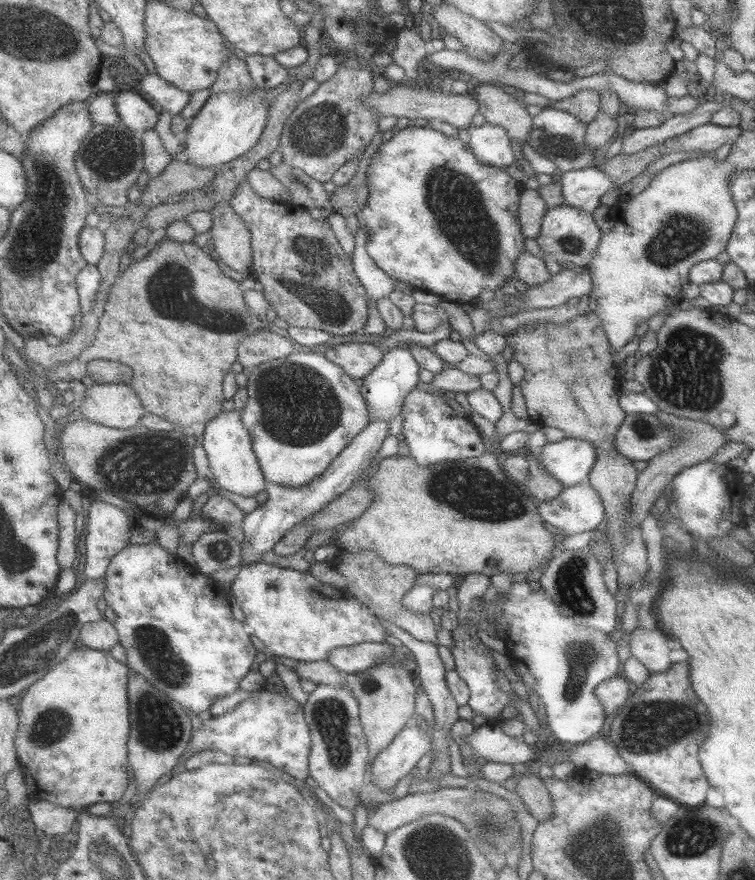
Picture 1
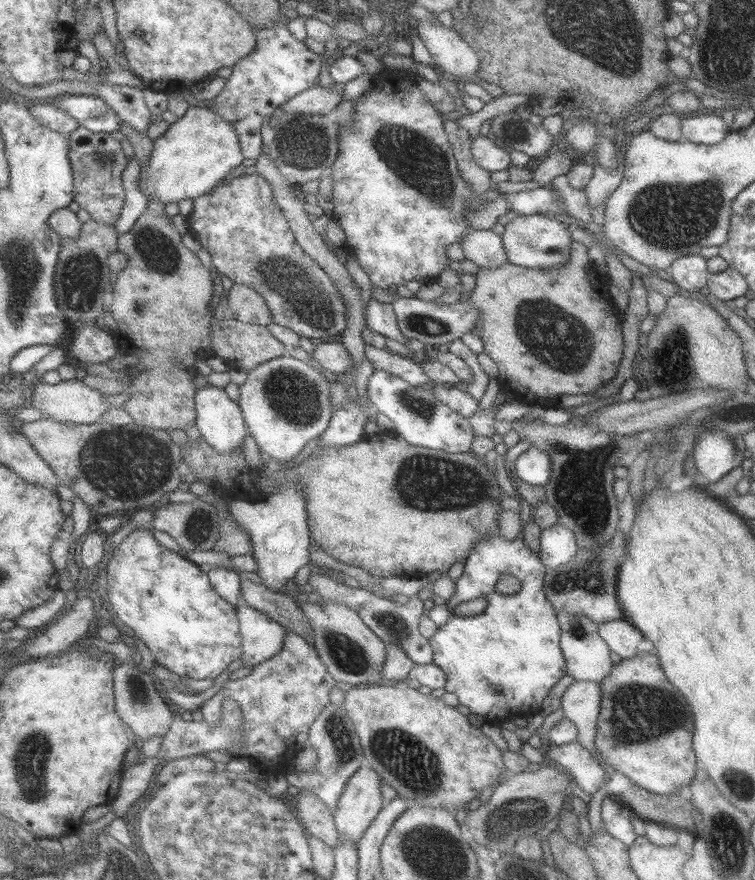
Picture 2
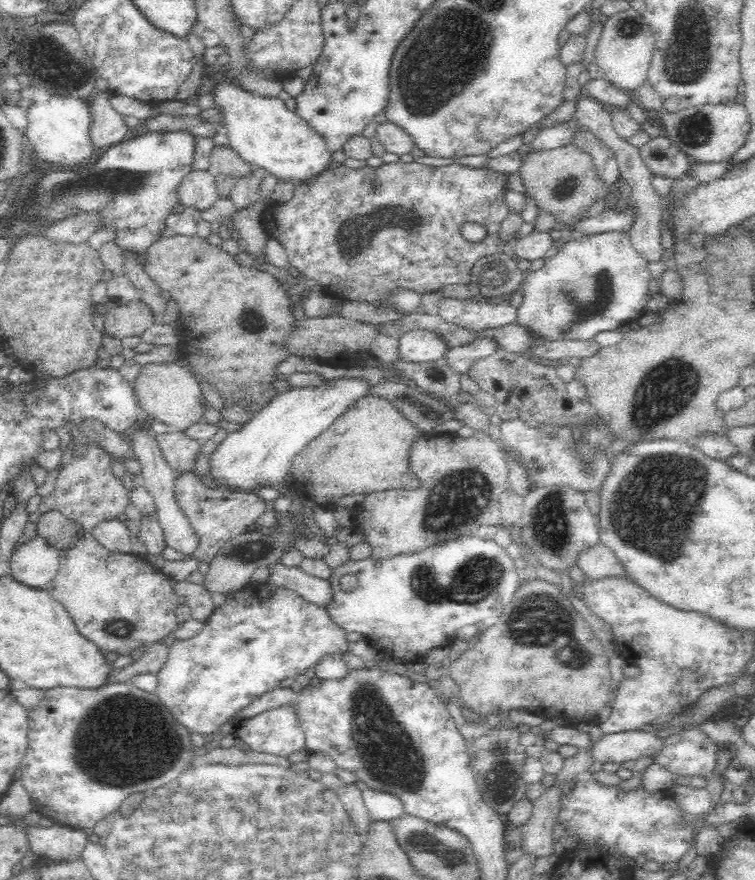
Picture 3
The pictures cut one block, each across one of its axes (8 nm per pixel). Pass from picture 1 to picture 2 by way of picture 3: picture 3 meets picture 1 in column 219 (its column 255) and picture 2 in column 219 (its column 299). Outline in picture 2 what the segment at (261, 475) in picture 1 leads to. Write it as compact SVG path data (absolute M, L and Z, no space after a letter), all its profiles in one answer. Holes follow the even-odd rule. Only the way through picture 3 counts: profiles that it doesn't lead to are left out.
M208 384L206 387L199 389L196 404L198 406L197 425L204 438L216 450L220 450L222 454L230 454L230 452L236 452L238 448L244 446L246 438L251 436L251 429L247 424L241 401L233 399L224 387Z

